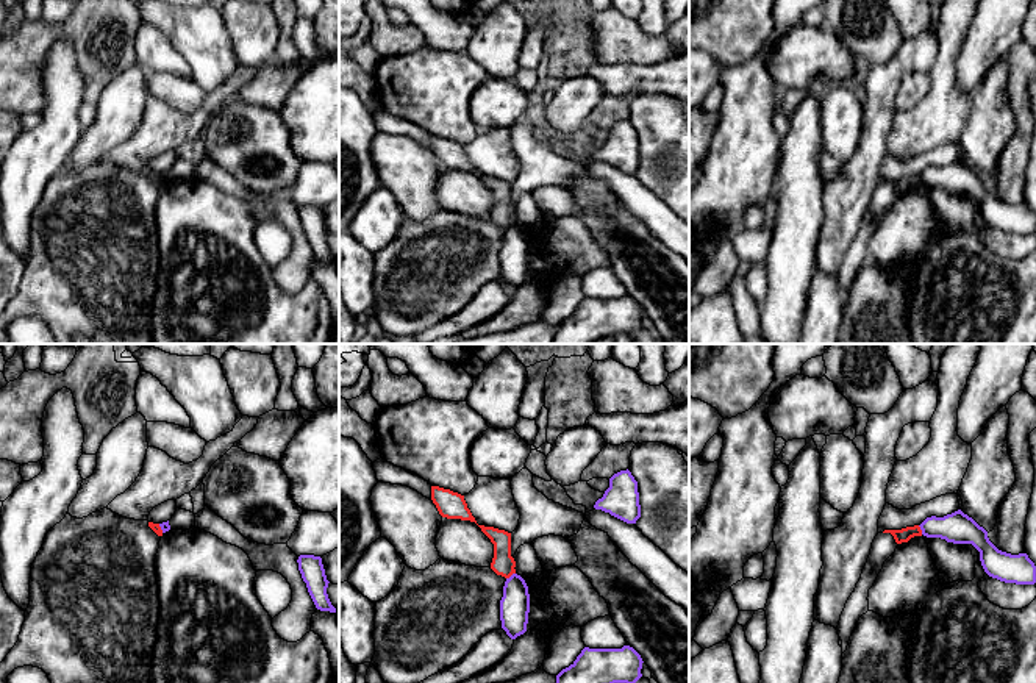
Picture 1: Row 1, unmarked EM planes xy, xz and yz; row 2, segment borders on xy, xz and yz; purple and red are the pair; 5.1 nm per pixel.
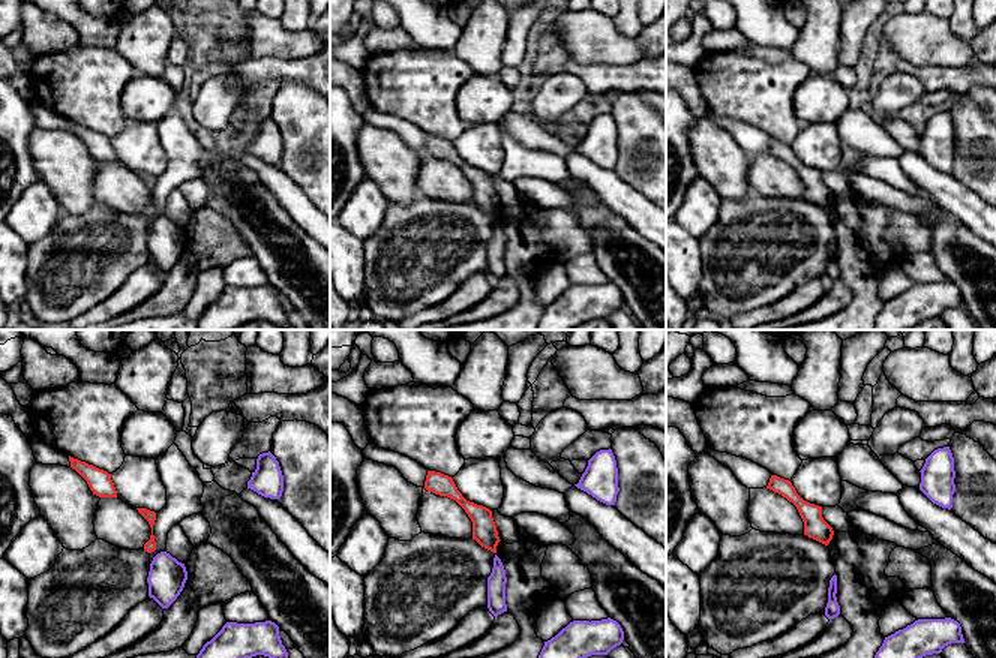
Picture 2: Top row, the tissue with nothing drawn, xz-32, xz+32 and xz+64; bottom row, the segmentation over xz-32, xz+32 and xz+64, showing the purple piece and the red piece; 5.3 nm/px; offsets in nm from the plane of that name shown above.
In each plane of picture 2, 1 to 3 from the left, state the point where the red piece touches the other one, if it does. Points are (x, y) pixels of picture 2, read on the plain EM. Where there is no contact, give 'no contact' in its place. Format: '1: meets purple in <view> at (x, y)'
1: no contact
2: no contact
3: no contact

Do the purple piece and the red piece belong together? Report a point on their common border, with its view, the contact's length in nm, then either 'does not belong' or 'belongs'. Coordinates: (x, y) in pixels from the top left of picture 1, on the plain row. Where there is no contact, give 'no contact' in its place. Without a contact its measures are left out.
xz (511, 225) | 60 nm | does not belong

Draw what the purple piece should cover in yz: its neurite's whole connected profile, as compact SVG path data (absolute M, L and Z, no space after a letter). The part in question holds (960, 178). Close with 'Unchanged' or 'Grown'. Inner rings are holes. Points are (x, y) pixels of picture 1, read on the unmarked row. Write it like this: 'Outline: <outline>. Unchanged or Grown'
Outline: M961 159L944 167L927 167L920 175L927 188L941 188L953 194L972 194L980 202L984 222L1005 233L1034 234L1036 216L1027 203L1011 205L998 200L988 181Z. Unchanged

